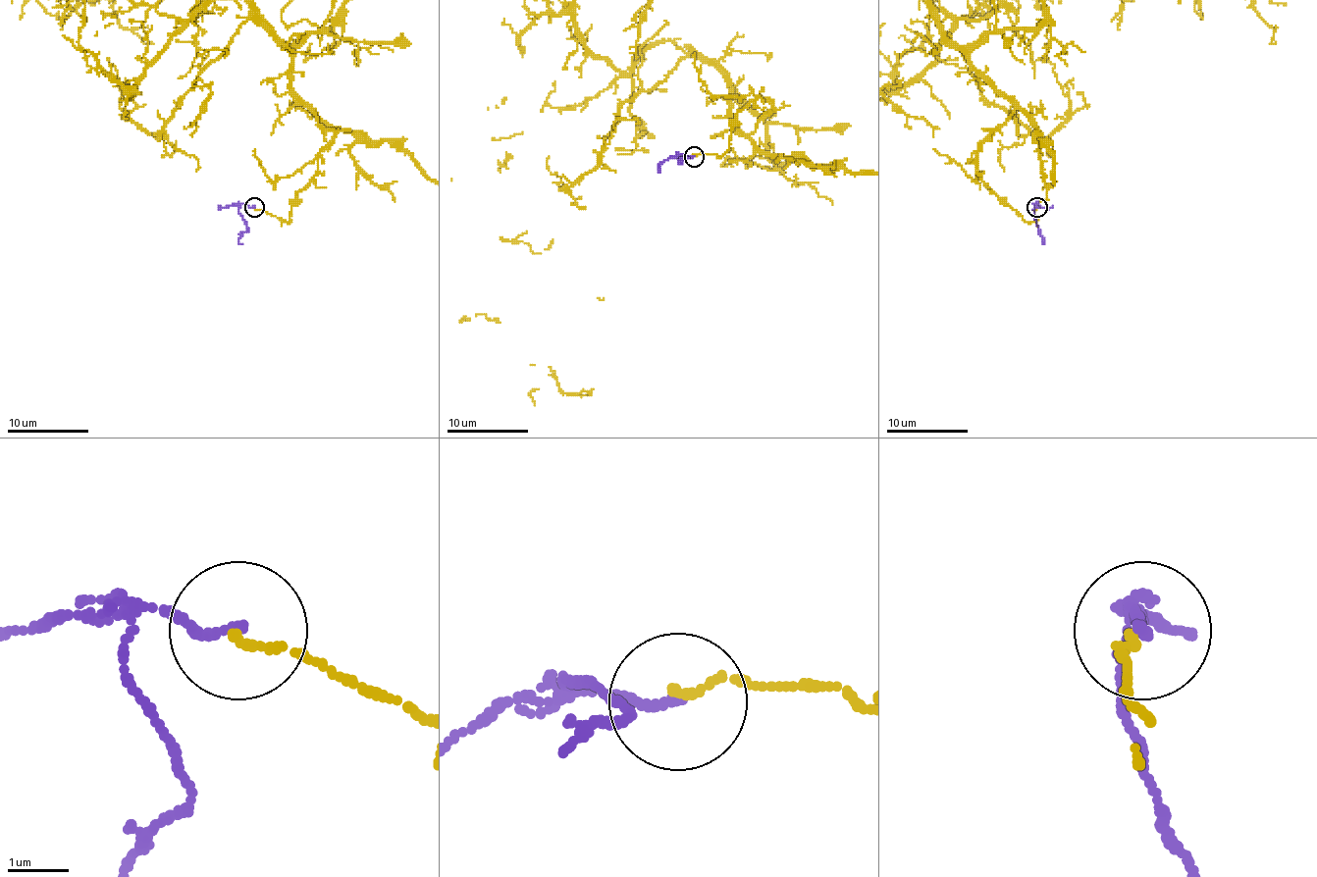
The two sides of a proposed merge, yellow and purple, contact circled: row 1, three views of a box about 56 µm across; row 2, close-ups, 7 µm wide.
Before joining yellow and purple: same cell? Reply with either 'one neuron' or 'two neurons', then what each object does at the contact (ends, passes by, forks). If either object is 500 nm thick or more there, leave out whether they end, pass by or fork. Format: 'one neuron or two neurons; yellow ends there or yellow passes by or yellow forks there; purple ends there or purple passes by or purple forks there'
two neurons; yellow ends there; purple ends there

